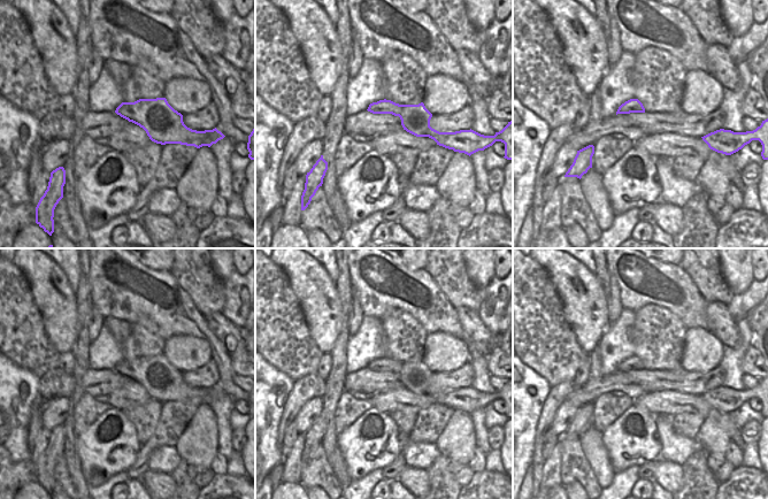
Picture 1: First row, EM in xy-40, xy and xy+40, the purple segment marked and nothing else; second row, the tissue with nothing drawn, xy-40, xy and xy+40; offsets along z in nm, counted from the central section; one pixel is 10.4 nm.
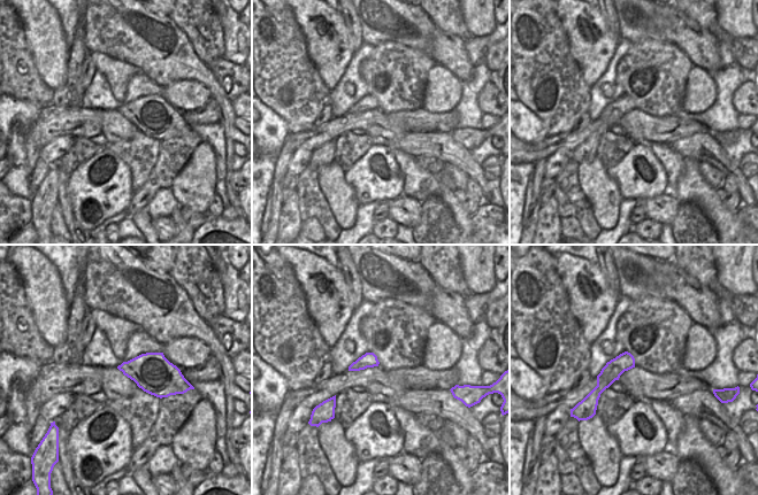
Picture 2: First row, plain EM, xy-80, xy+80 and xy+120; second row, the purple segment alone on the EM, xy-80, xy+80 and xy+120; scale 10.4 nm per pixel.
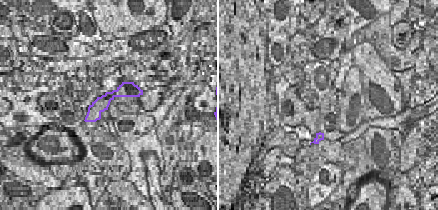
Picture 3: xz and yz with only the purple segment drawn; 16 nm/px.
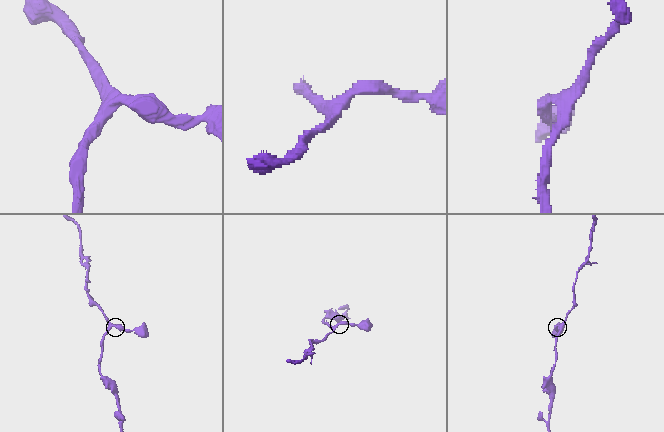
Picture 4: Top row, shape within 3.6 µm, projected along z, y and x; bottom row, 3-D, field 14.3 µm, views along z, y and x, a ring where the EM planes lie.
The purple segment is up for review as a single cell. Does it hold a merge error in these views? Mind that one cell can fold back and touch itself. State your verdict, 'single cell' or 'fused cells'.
single cell

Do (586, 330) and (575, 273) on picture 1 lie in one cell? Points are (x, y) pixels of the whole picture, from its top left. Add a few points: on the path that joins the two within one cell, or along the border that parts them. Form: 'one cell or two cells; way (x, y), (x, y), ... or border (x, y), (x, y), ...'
one cell; way (586, 316), (586, 293), (589, 290), (586, 286)

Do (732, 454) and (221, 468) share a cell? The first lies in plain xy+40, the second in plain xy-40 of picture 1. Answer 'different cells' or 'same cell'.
same cell

